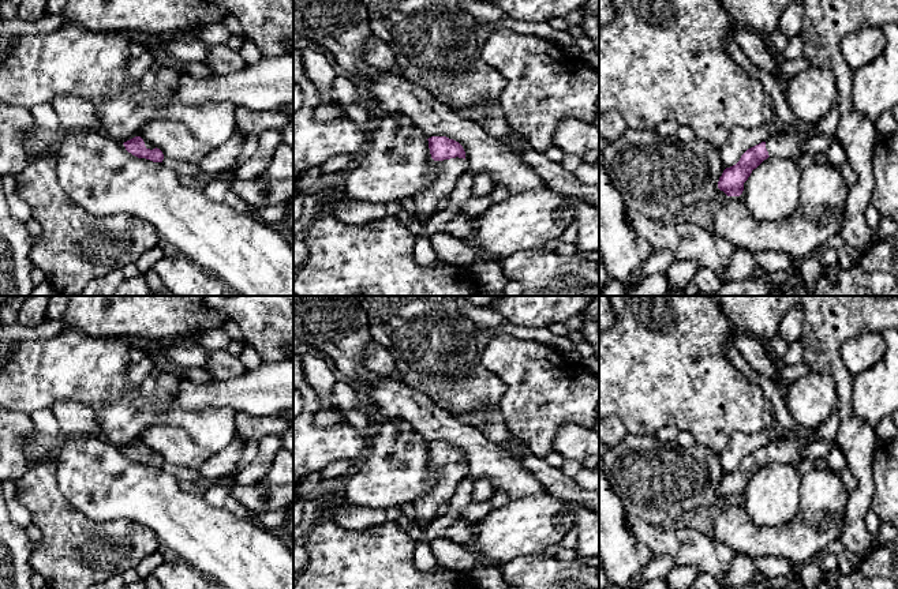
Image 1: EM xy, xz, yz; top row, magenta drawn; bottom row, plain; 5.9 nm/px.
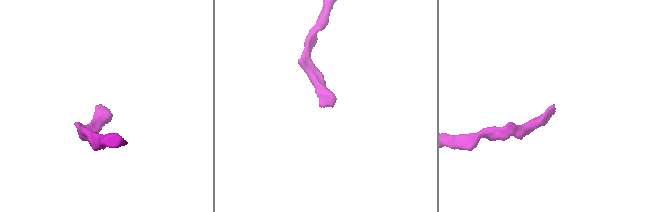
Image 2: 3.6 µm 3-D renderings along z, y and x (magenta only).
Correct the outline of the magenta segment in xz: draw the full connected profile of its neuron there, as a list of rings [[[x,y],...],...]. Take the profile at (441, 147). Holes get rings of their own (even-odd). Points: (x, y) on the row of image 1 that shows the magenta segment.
[[[431,136],[427,140],[437,175],[427,188],[412,198],[412,217],[416,220],[433,217],[438,211],[438,203],[450,196],[460,176],[467,170],[465,151],[459,142],[446,136]]]

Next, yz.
[[[834,105],[826,117],[815,125],[783,128],[767,142],[748,149],[736,165],[726,168],[719,177],[718,188],[727,196],[740,196],[744,191],[744,183],[764,160],[768,157],[792,158],[811,136],[835,136],[838,123],[839,109]]]

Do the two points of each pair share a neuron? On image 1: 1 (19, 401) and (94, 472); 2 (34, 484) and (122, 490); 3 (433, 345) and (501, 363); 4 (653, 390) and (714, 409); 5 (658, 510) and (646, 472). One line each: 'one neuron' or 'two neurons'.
1: two neurons
2: two neurons
3: two neurons
4: one neuron
5: one neuron

